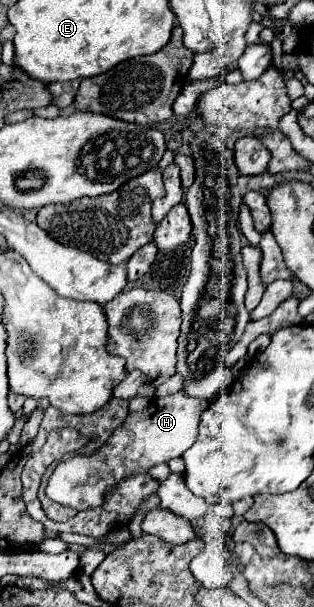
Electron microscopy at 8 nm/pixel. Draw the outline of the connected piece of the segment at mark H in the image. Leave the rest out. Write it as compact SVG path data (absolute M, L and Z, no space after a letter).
M184 391L166 395L164 399L152 399L146 411L130 413L122 427L114 431L110 441L100 451L94 455L74 455L60 461L48 477L46 497L74 507L76 511L100 507L114 483L128 475L148 473L150 467L180 457L196 439L198 421L204 407L208 407L208 401L184 395Z

